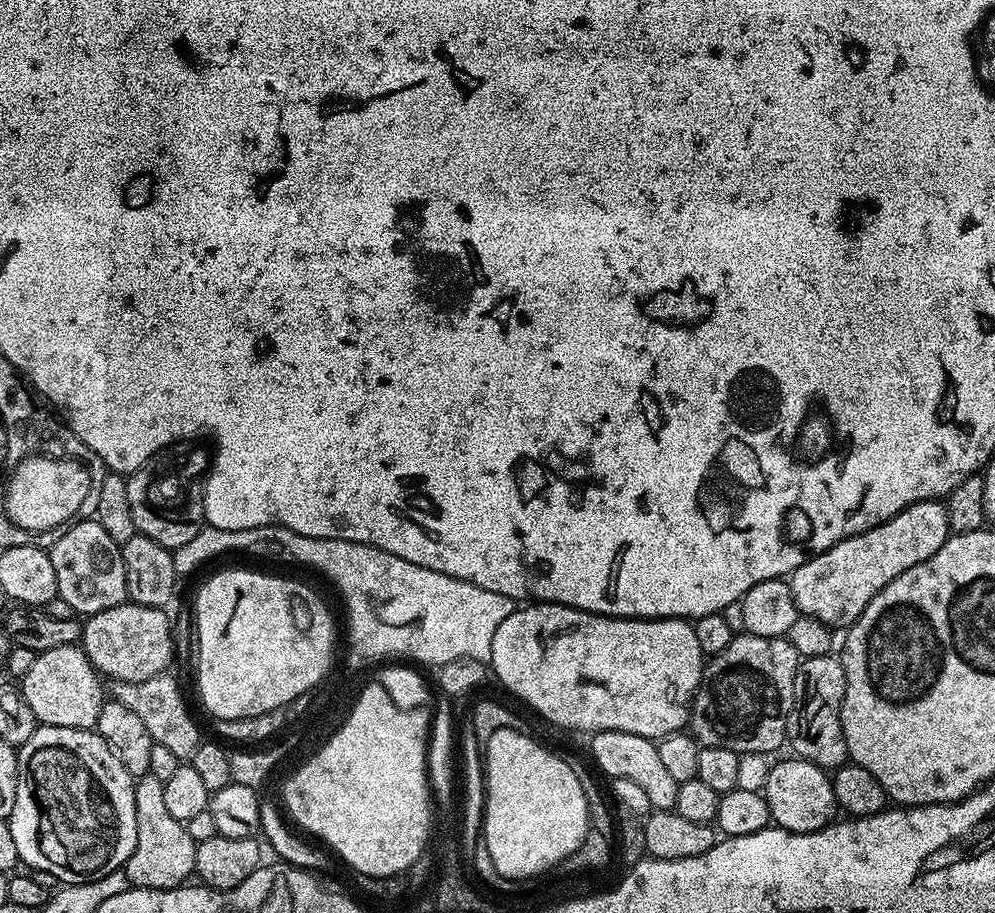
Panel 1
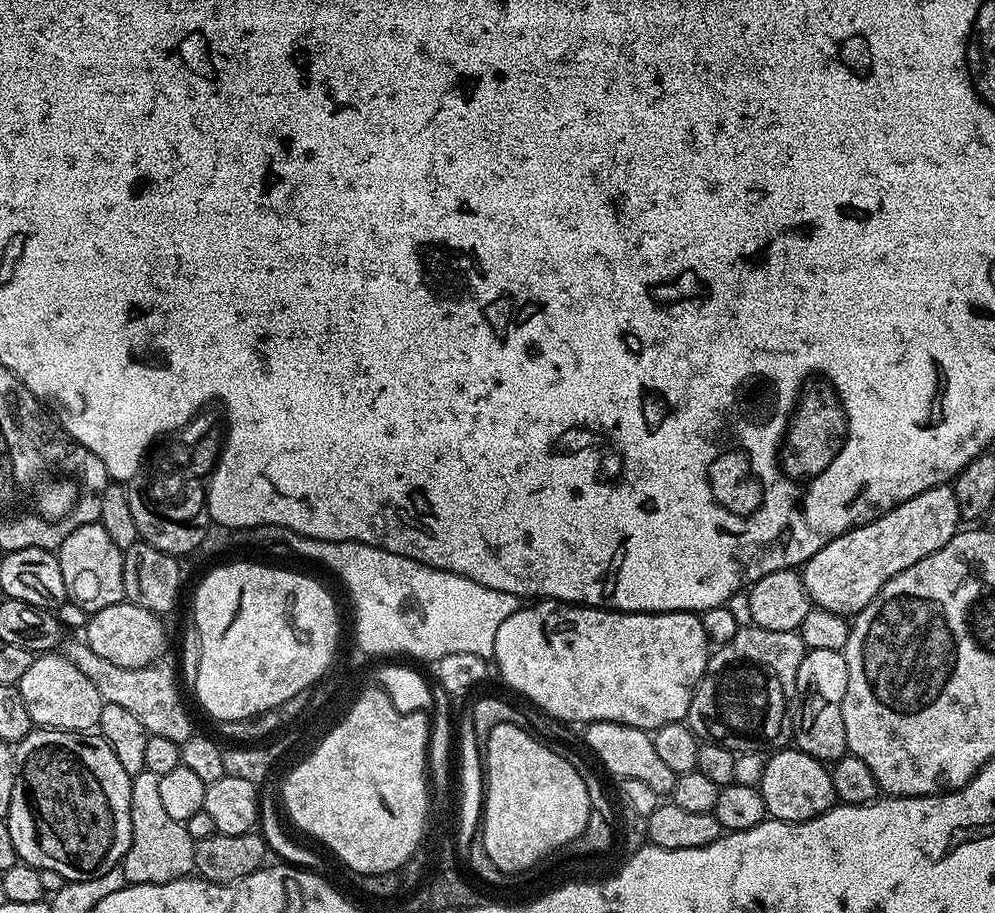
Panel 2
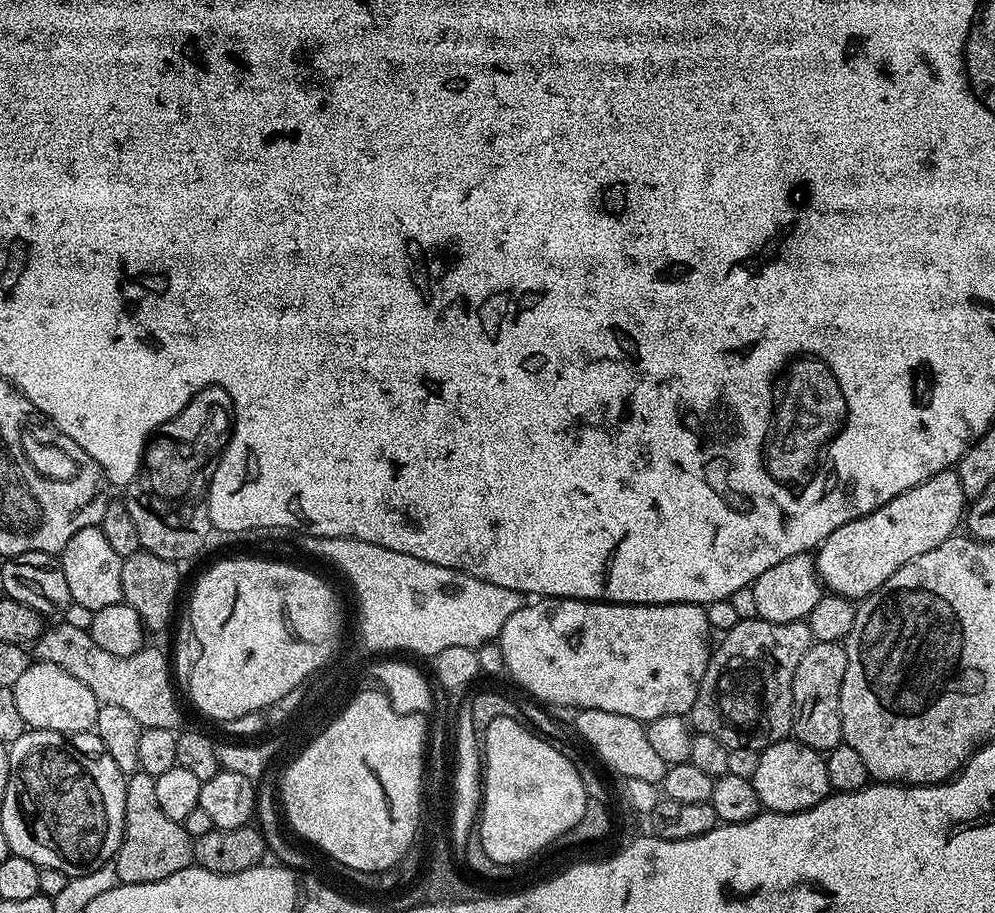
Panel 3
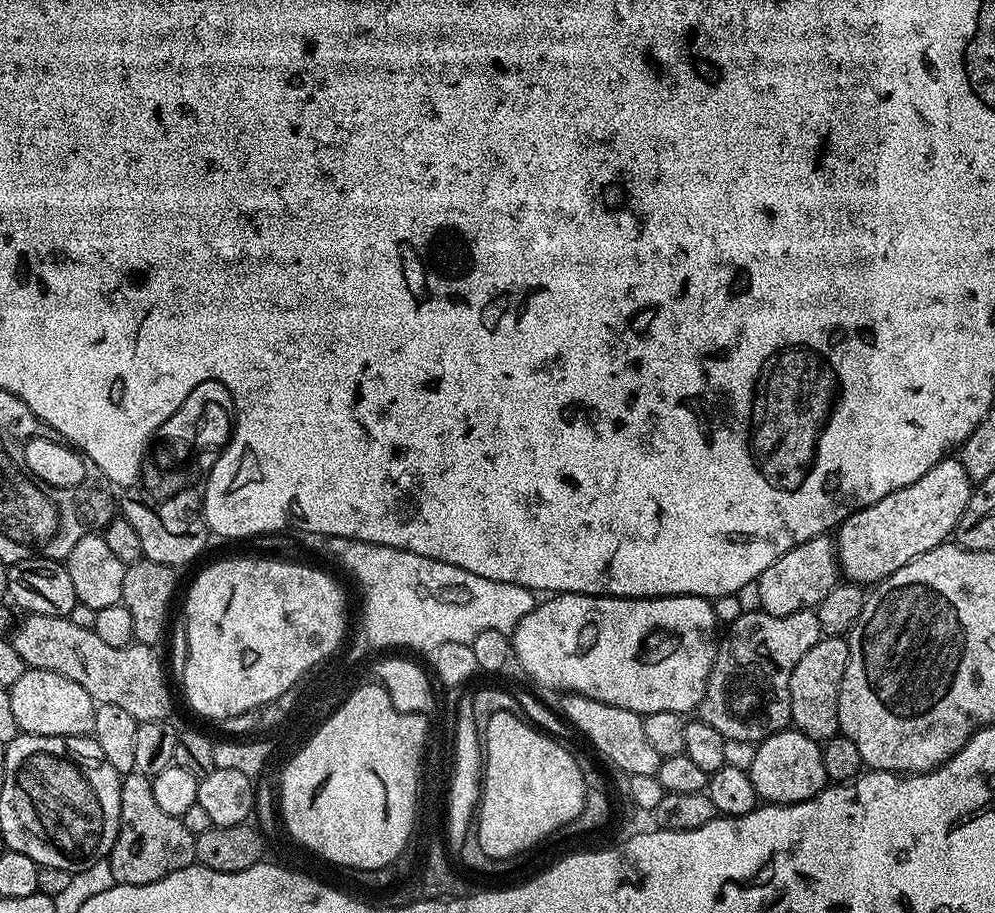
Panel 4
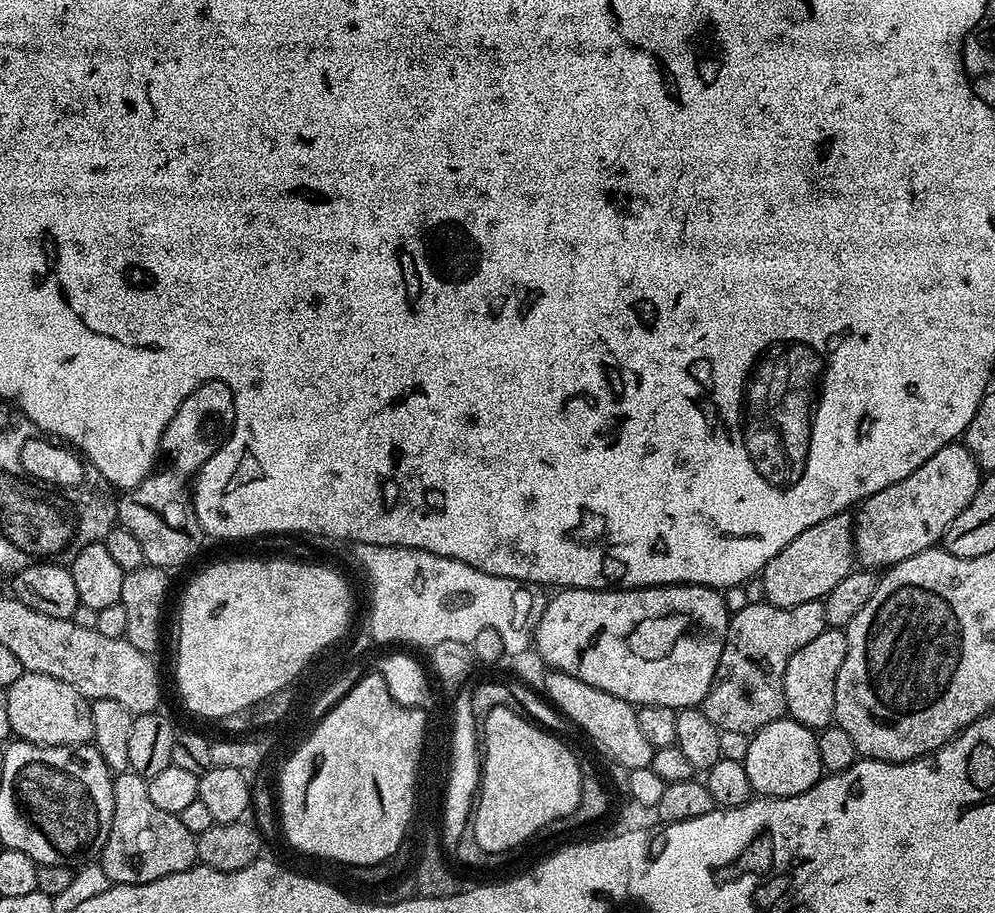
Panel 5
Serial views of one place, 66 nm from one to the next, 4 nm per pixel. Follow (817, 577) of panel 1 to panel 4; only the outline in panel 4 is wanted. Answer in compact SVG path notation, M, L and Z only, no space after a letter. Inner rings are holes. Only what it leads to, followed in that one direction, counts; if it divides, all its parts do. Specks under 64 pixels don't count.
M959 458L937 462L918 482L886 494L878 502L851 512L835 533L836 558L845 581L861 586L875 586L906 562L945 543L955 533L956 523L970 502L974 481L968 477Z

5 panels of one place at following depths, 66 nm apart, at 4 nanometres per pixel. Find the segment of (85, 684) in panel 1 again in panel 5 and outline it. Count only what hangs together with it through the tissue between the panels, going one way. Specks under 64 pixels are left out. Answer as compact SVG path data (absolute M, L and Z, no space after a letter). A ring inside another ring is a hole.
M25 672L7 688L12 736L42 746L87 744L92 738L92 705L74 686L53 676Z

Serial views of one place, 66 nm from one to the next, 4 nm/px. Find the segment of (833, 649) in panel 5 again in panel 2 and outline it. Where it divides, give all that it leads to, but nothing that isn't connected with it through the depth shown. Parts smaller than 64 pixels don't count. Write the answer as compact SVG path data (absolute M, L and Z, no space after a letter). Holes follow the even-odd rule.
M838 650L805 651L798 666L794 701L794 744L815 760L835 762L848 752L846 730L842 726L842 698L846 698L846 658Z

